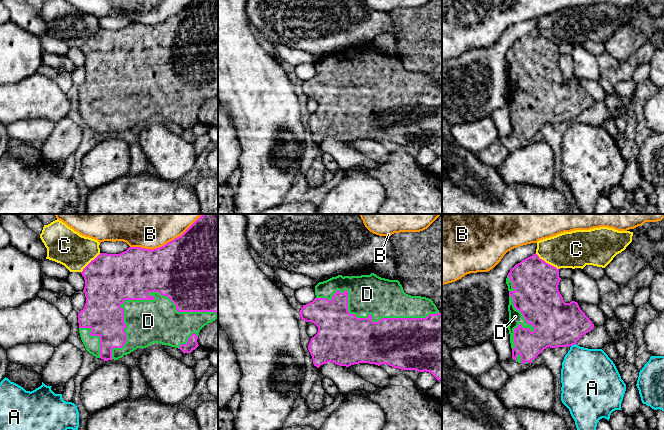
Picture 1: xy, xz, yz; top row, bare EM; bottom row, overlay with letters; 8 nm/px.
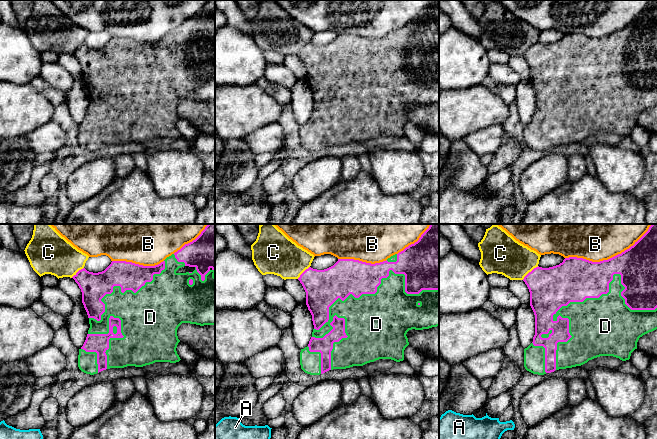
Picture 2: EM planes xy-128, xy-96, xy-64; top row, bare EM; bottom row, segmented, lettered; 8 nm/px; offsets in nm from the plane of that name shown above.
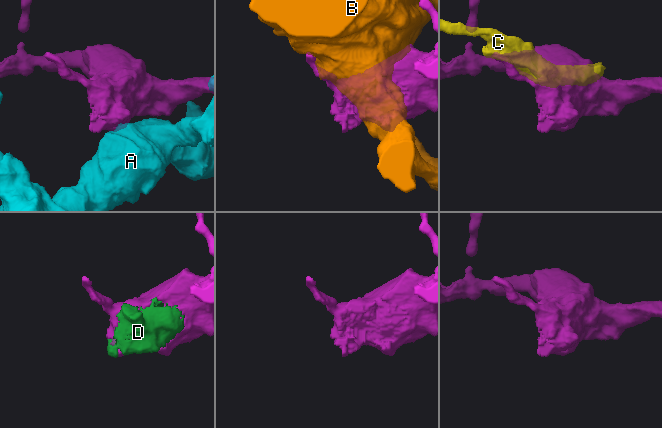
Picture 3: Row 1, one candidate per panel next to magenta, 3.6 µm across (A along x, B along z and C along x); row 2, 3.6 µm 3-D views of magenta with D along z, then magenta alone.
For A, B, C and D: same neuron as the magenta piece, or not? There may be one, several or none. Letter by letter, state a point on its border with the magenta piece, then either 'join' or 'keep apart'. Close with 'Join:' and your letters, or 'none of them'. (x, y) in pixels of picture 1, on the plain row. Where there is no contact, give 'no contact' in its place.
A: yz (573, 120) | keep apart
B: xy (162, 22) | keep apart
C: yz (547, 39) | keep apart
D: xy (147, 75) | join
Join: D

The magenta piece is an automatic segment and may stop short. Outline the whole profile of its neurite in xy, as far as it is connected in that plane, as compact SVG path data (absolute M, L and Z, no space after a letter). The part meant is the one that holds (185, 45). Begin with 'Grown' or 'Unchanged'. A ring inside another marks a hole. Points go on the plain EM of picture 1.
Grown. M192 0L181 12L156 25L129 23L120 30L100 29L81 48L85 56L86 79L78 89L79 109L86 126L105 137L118 136L137 124L146 124L153 119L160 119L180 125L184 130L191 129L199 121L200 106L218 94L218 0Z

